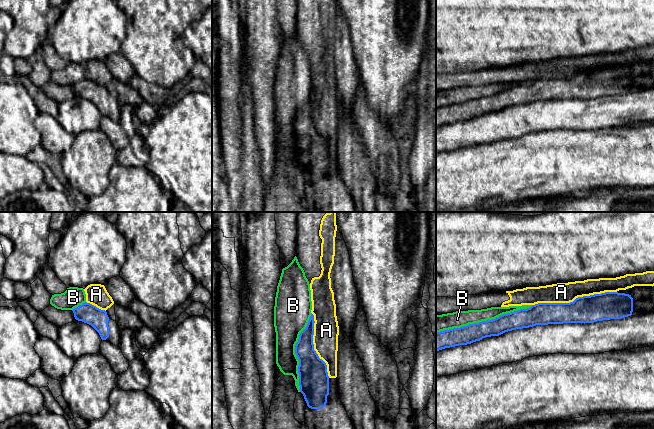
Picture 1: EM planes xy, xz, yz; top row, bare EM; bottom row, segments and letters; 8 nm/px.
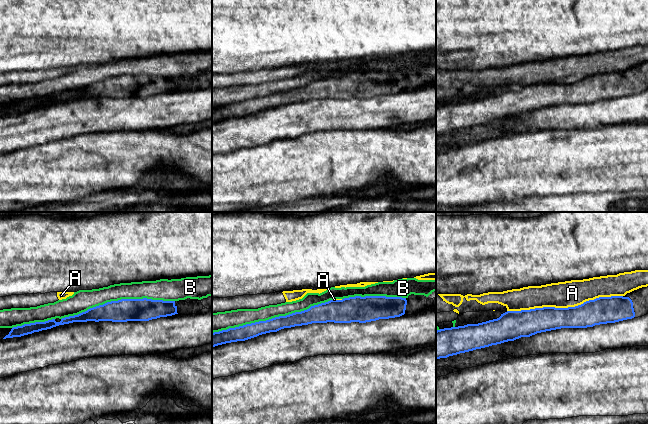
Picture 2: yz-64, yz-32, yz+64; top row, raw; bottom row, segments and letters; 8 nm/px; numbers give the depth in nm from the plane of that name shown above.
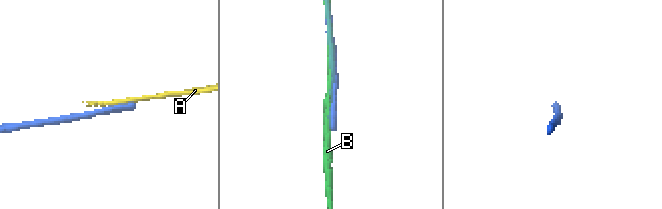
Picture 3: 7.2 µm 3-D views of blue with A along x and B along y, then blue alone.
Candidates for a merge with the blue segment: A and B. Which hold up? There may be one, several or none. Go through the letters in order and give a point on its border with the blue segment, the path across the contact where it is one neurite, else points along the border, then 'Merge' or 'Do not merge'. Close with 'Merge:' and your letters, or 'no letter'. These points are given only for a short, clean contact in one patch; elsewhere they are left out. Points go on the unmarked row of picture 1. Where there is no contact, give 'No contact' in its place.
A: Touches blue at yz (575, 75). Do not merge
B: Touches blue at yz (484, 97). Do not merge
Merge: no letter

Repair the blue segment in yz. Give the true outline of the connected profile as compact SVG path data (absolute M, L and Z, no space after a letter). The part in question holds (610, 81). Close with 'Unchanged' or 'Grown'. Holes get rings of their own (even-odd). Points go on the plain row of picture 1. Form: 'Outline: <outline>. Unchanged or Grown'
Outline: M634 62L576 74L570 79L538 79L495 95L436 108L436 127L536 101L594 99L648 89L654 84L654 62Z. Grown

